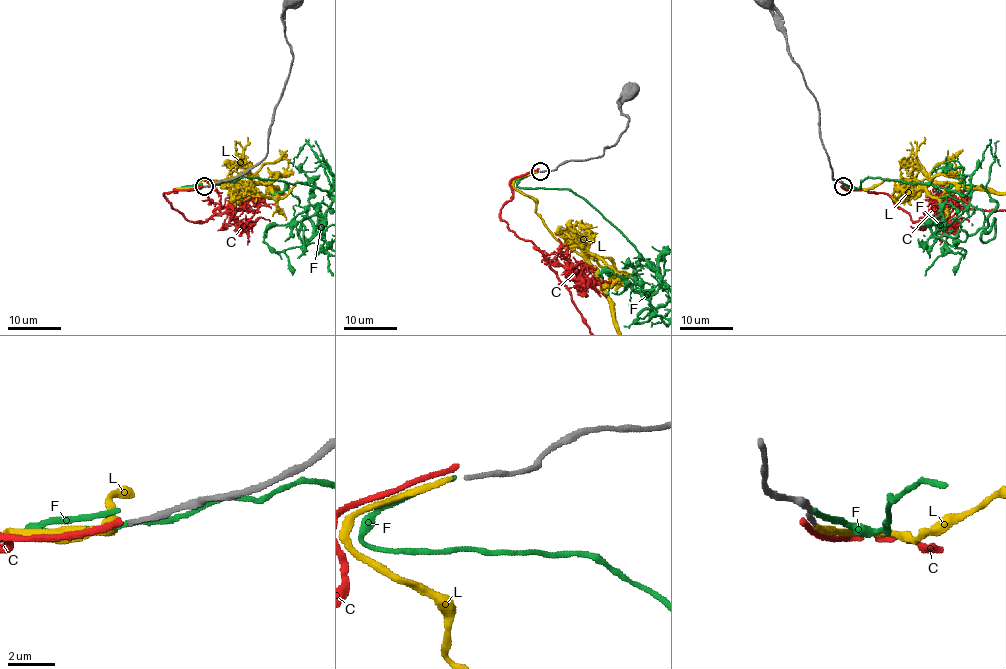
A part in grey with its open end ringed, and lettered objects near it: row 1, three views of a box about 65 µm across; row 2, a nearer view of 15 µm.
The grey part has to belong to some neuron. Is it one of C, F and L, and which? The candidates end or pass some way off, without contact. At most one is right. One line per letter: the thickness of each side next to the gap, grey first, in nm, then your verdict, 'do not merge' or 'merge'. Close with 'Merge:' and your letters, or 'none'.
C: 200/260 nm | do not merge
F: 200/200 nm | do not merge
L: 200/220 nm | do not merge
Merge: none

